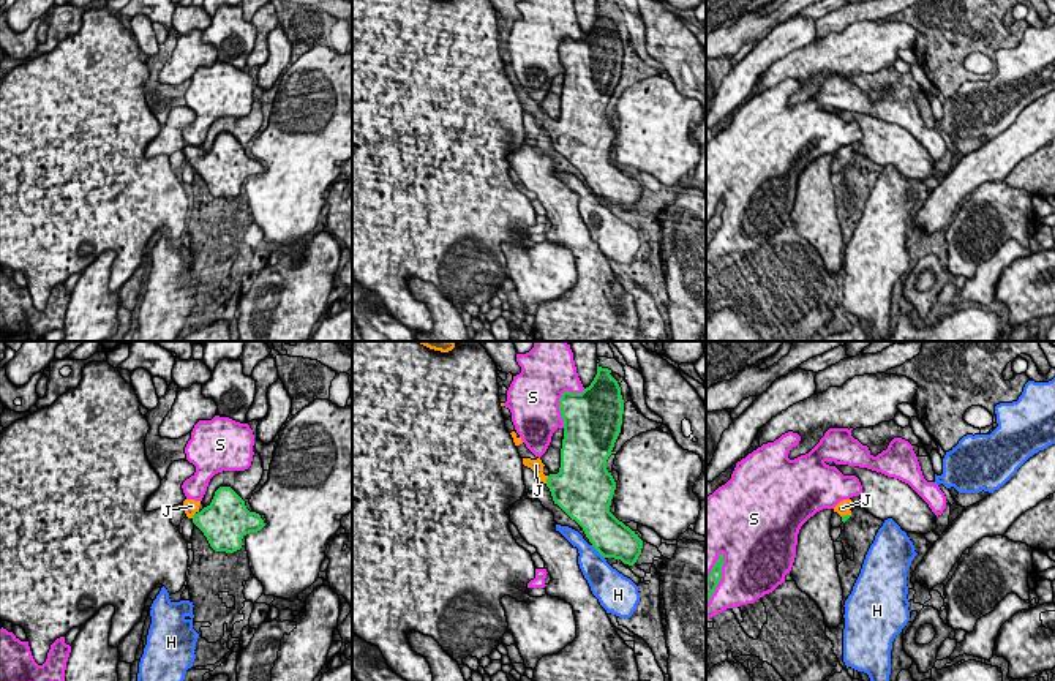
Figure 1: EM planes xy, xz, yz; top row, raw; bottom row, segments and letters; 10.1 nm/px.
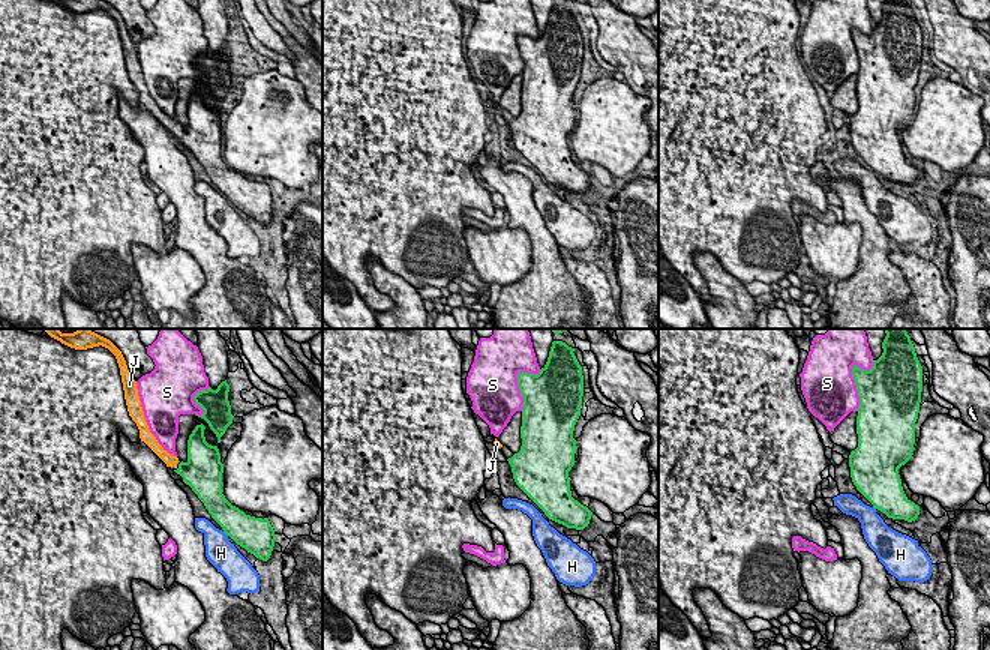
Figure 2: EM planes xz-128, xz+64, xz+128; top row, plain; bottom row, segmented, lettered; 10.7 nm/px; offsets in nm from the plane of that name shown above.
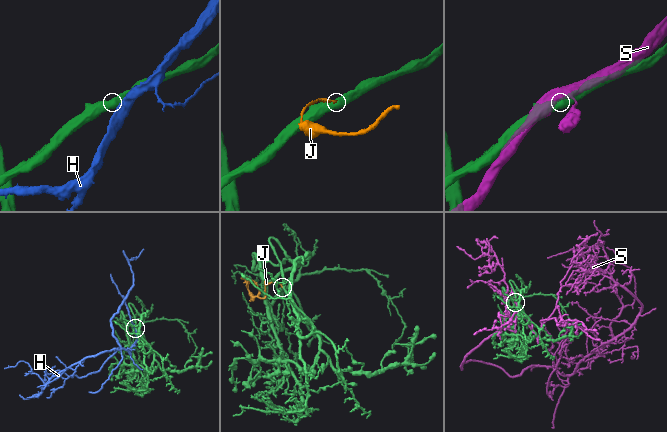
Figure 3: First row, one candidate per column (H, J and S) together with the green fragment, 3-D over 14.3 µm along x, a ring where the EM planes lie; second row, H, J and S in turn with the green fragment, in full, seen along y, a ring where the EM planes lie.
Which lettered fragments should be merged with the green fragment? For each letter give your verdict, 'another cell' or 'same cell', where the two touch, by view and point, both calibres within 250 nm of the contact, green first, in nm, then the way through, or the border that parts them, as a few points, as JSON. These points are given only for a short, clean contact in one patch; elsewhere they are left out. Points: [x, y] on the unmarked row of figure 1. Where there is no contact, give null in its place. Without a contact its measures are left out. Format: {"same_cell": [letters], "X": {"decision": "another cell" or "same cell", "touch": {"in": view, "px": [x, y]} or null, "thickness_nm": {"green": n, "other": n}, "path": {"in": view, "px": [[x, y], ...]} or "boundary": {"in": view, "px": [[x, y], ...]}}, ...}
{"same_cell": ["J"], "H": {"decision": "another cell", "touch": {"in": "xz", "px": [597, 196]}, "thickness_nm": {"green": 380, "other": 280}}, "J": {"decision": "same cell", "touch": {"in": "xz", "px": [547, 125]}, "thickness_nm": {"green": 380, "other": 130}, "path": {"in": "xz", "px": [[569, 135], [547, 125], [536, 111]]}}, "S": {"decision": "another cell", "touch": {"in": "xz", "px": [559, 46]}, "thickness_nm": {"green": 380, "other": 480}}}

